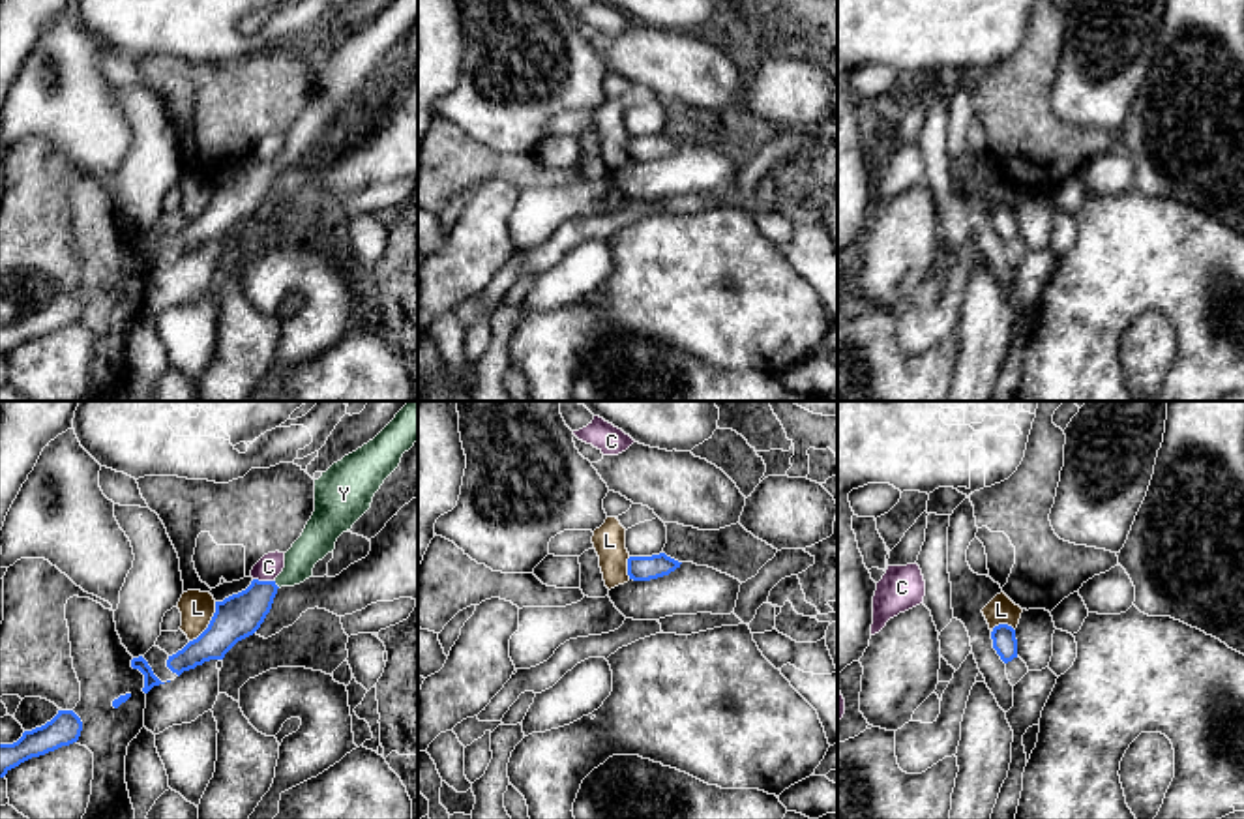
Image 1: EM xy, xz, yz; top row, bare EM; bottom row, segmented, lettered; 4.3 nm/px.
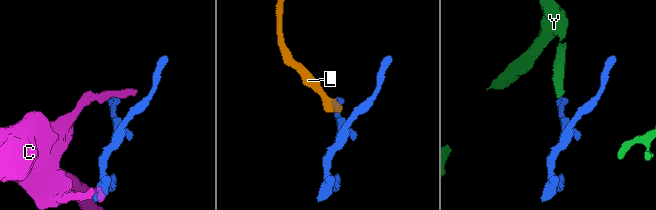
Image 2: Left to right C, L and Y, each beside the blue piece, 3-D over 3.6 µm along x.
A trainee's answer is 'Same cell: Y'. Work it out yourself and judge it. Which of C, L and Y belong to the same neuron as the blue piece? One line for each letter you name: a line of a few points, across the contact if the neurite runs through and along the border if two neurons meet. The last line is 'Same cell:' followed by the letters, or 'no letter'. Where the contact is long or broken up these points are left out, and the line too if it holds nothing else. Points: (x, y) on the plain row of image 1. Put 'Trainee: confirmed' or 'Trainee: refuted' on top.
Trainee: confirmed
Y: line xy (240, 195), (265, 171), (276, 165), (315, 122)
Same cell: Y

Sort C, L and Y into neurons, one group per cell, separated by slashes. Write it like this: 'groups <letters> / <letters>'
groups C / L / Y

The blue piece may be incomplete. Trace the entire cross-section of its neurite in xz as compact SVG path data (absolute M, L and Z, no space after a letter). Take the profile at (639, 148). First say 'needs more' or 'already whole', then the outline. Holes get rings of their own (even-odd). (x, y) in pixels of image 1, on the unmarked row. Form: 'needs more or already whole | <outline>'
already whole | M665 133L652 135L652 137L629 137L628 139L628 156L633 161L650 161L663 156L669 156L682 142L667 137Z

